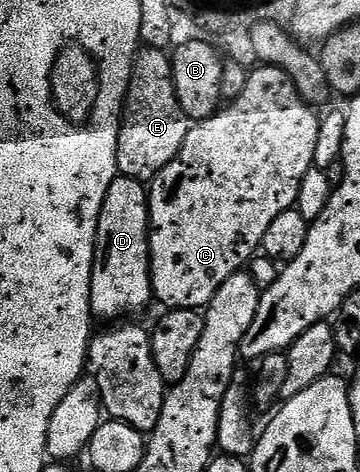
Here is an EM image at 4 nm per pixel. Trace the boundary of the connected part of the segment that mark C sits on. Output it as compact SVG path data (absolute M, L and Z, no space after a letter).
M259 66L256 69L256 72L252 71L248 75L245 90L241 90L241 98L220 107L219 111L214 112L209 119L192 123L188 127L185 142L181 146L177 158L173 158L173 162L169 162L169 166L165 166L165 170L161 170L161 174L157 174L155 179L150 181L151 291L154 299L156 301L160 300L164 304L162 306L164 309L206 309L207 303L213 298L213 294L217 294L221 282L225 282L225 278L229 278L235 272L240 271L260 251L265 238L265 230L269 230L273 218L277 218L277 214L295 207L295 199L297 198L297 190L301 186L301 178L305 178L305 174L313 166L313 150L317 150L317 130L320 121L316 109L303 101L301 94L293 86L289 74L285 74L285 70L270 66Z

